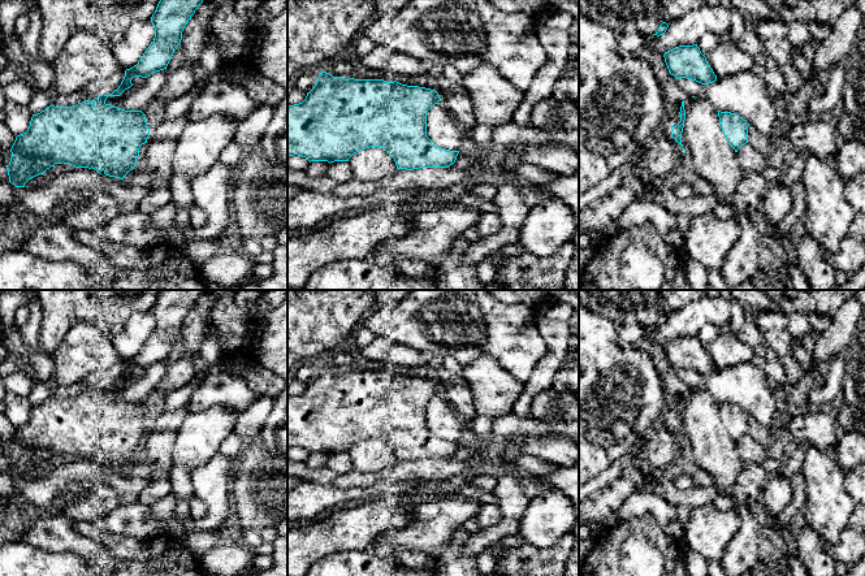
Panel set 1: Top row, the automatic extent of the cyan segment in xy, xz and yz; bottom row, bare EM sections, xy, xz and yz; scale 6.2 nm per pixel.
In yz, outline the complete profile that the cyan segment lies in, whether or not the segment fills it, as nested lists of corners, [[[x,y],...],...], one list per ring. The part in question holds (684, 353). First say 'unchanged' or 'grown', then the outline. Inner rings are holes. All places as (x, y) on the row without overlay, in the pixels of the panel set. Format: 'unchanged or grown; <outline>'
unchanged; [[[697,335],[675,338],[665,343],[663,348],[670,365],[676,371],[687,369],[701,376],[717,372],[717,367]]]

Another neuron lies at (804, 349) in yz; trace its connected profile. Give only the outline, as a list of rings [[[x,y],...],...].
[[[817,332],[803,337],[801,339],[795,342],[793,346],[793,356],[804,372],[812,371],[812,363],[814,360],[814,348],[818,341]]]

